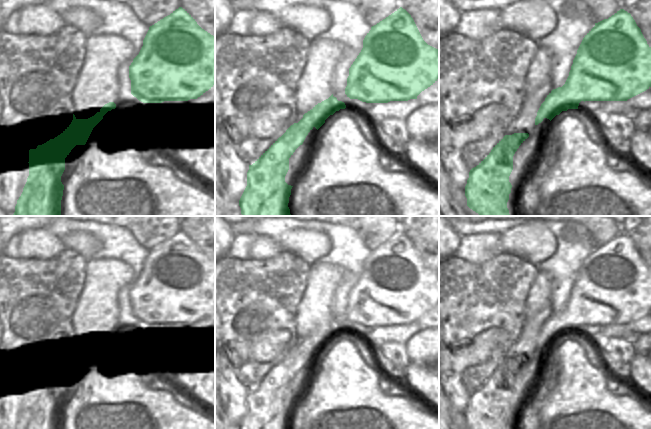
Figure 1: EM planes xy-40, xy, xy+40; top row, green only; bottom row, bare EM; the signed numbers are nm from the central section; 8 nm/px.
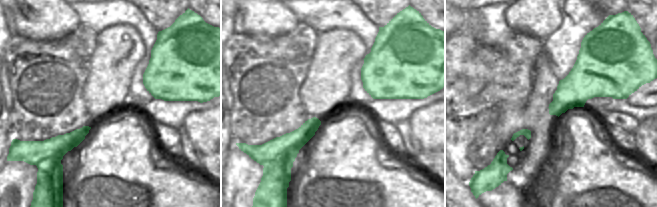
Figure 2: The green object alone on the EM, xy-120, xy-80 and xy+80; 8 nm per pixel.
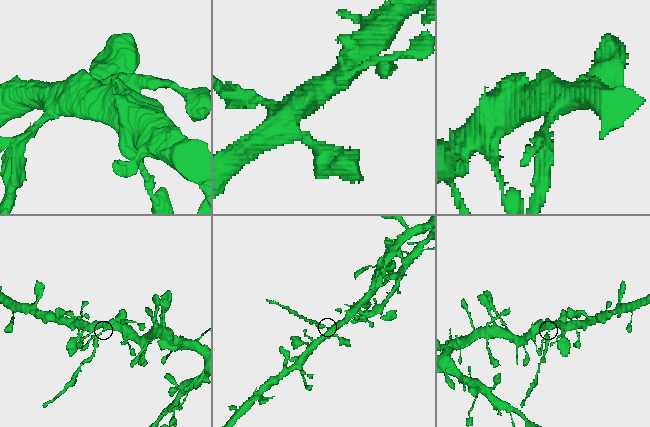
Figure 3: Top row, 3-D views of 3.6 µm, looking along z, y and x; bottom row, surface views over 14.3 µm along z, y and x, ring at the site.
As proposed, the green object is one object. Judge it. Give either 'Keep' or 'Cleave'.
Cleave

